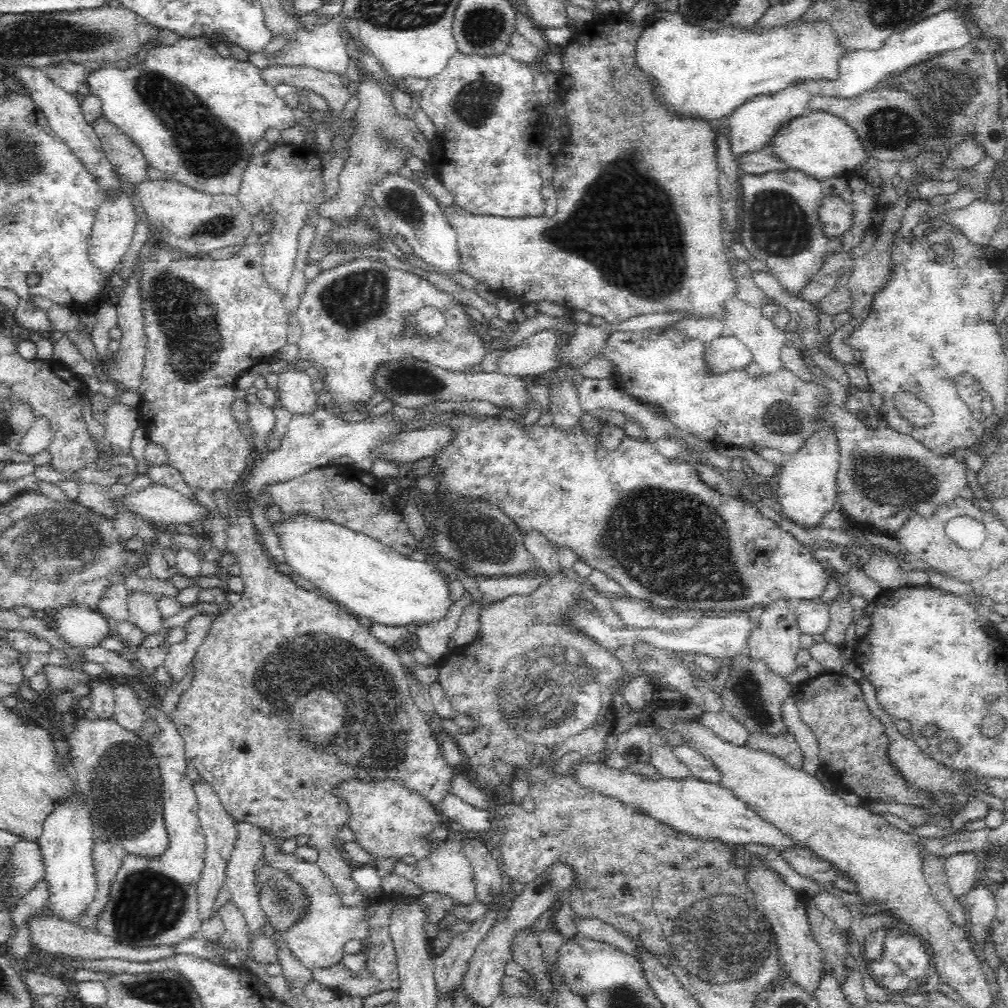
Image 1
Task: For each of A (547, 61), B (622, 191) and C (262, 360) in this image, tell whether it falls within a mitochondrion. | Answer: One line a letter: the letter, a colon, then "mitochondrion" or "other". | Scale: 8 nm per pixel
A: other
B: mitochondrion
C: other

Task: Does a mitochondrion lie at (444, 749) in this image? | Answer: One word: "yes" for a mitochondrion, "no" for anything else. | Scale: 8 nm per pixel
no

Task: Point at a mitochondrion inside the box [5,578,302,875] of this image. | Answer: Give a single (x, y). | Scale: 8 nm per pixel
(122, 781)

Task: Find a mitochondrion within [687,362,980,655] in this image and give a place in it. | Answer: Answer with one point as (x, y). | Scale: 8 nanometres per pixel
(896, 483)

